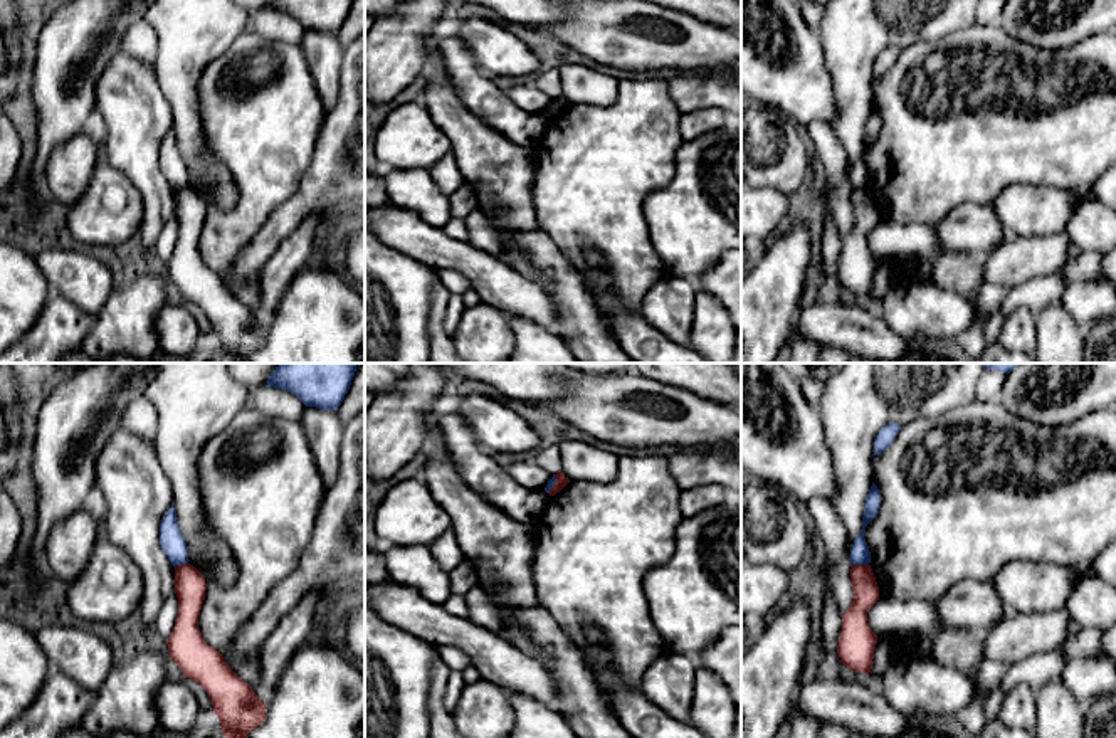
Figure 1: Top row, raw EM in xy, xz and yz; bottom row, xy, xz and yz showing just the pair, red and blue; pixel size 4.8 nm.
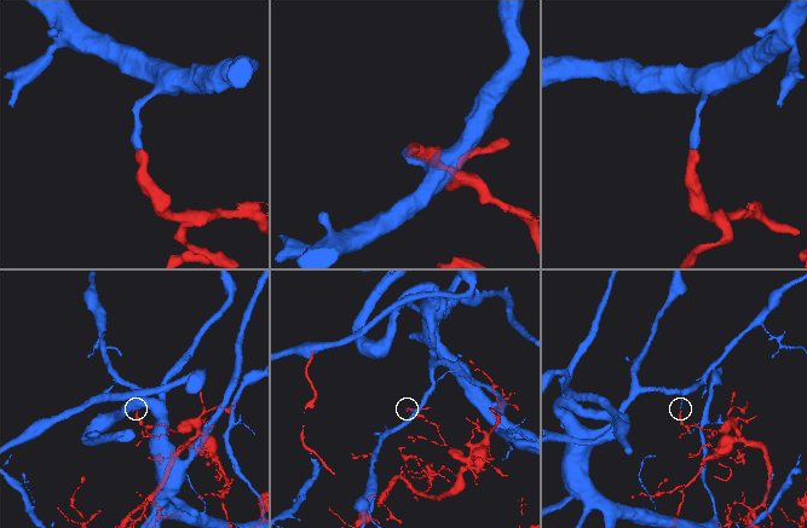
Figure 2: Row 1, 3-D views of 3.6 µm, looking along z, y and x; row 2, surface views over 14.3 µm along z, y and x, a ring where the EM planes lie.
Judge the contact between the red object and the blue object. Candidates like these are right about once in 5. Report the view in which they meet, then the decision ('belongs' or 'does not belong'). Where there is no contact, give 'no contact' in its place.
meets red in yz; does not belong

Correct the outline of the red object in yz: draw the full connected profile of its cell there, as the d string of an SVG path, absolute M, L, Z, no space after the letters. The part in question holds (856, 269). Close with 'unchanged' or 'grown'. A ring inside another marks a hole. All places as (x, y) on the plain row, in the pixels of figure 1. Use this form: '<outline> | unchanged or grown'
M849 188L852 202L852 227L842 239L842 256L837 277L850 294L872 293L877 259L869 252L867 235L879 224L879 210L871 188Z | unchanged

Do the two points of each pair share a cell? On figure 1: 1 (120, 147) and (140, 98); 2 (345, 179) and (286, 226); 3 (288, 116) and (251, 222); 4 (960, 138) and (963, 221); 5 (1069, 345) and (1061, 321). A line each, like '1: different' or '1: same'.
1: same
2: same
3: same
4: different
5: same

